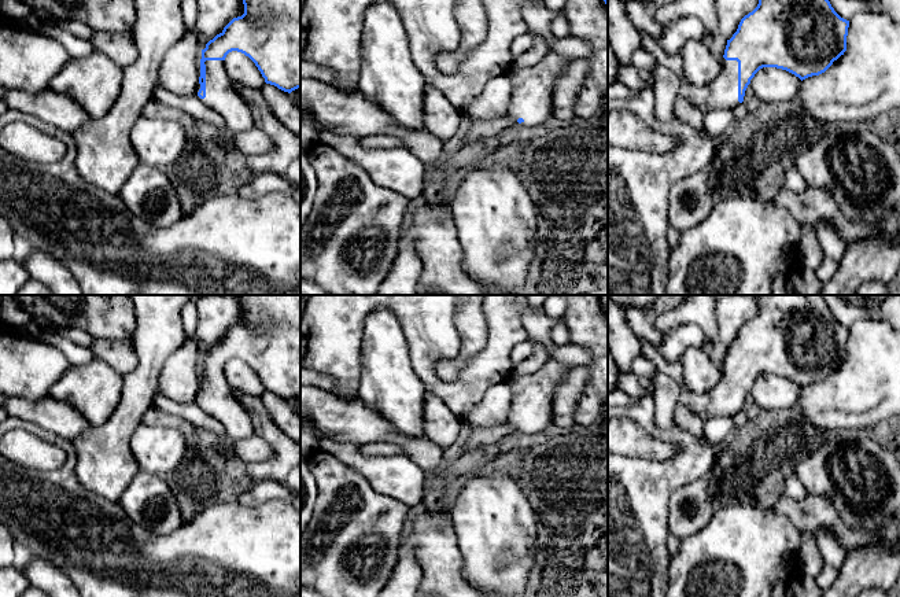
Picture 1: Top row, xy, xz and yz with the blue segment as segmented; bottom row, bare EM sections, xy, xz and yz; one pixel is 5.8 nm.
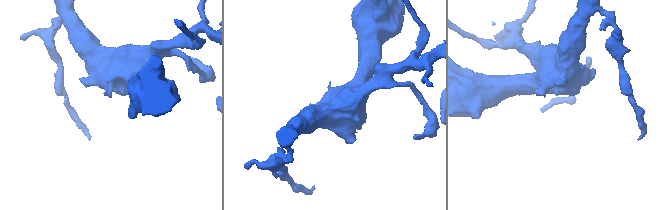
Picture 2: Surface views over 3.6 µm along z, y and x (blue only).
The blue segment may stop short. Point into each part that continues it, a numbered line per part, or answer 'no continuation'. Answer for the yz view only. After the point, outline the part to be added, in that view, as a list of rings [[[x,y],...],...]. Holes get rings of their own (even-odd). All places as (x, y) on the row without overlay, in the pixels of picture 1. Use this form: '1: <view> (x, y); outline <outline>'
1: yz (722, 401); outline [[[648,340],[641,342],[641,354],[654,362],[659,372],[675,379],[680,386],[680,403],[690,409],[702,421],[713,417],[734,417],[738,409],[738,369],[722,366],[720,382],[709,391],[697,394],[687,388],[683,380],[683,364],[680,360],[667,361]]]

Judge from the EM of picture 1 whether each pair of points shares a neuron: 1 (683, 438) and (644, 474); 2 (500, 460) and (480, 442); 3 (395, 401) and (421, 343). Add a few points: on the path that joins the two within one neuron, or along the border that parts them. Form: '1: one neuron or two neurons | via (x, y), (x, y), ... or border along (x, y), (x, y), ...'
1: one neuron | via (685, 452), (664, 474), (657, 474)
2: two neurons | border along (475, 457), (469, 461)
3: two neurons | border along (404, 334), (408, 342), (410, 365), (427, 391)

